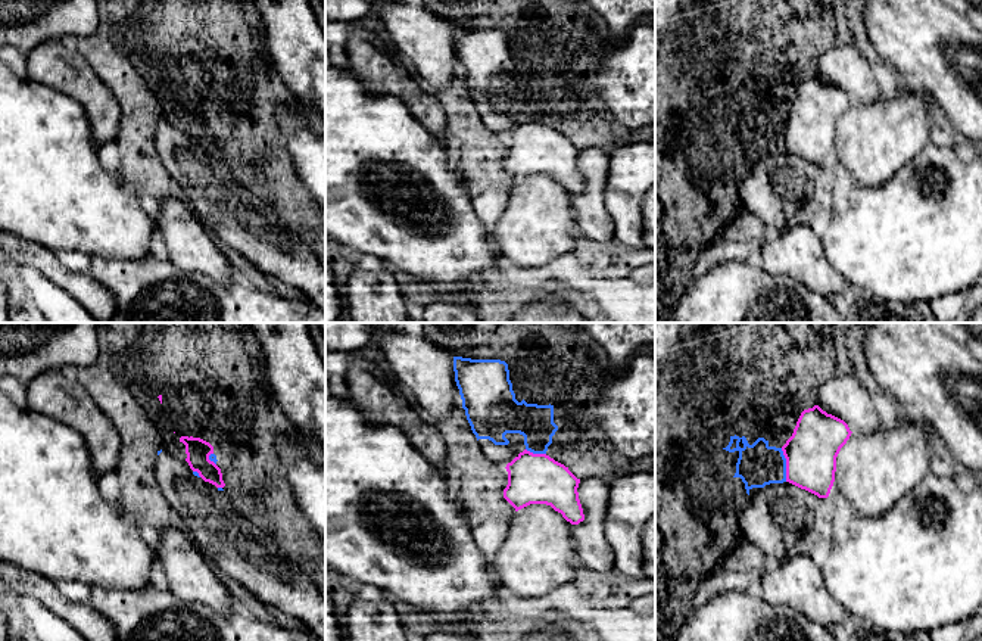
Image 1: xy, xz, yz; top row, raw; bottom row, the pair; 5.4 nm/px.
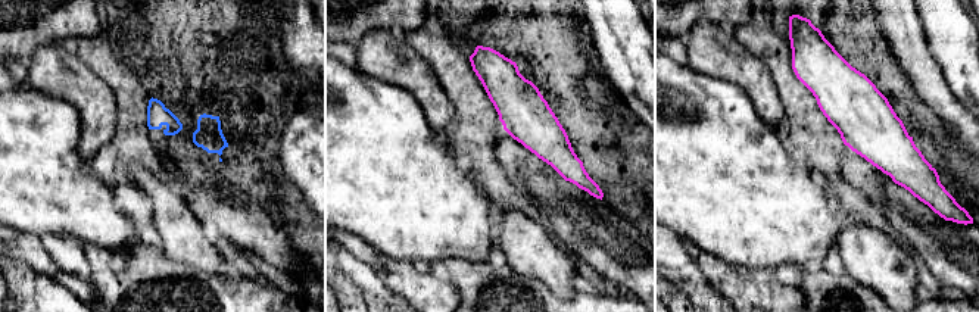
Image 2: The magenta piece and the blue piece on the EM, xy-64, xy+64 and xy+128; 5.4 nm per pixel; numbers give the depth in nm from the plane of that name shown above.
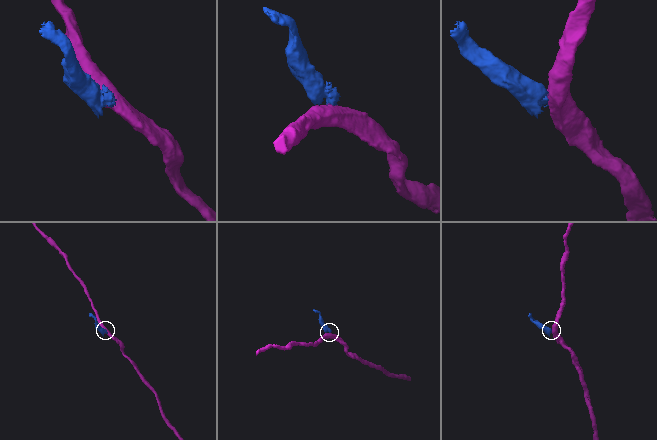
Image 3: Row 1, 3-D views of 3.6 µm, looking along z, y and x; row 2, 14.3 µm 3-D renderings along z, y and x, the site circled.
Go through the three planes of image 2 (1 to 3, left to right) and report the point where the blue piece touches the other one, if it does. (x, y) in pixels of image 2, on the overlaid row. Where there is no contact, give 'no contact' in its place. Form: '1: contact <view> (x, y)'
1: no contact
2: no contact
3: no contact

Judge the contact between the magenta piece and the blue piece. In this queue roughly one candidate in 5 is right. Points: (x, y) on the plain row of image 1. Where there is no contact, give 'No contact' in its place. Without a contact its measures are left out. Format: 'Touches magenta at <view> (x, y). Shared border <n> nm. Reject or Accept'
Touches magenta at yz (786, 134). Shared border 190 nm. Reject

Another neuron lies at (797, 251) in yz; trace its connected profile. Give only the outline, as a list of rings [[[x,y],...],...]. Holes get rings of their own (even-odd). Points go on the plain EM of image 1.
[[[804,218],[773,236],[766,236],[757,261],[769,274],[785,274],[826,299],[838,292],[851,298],[857,293],[833,268],[824,253],[822,236],[817,236]]]

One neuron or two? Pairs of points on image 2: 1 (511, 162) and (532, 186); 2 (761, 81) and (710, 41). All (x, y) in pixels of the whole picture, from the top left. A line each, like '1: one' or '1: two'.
1: one
2: one

